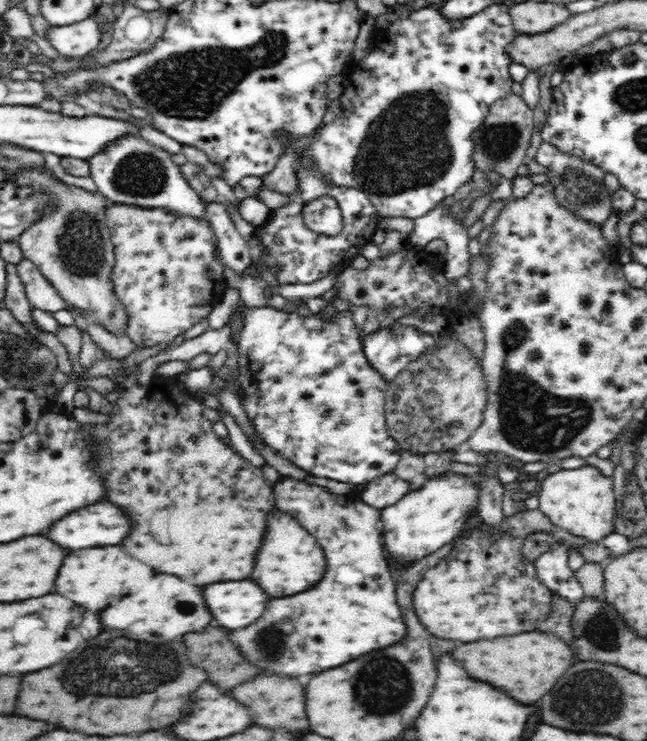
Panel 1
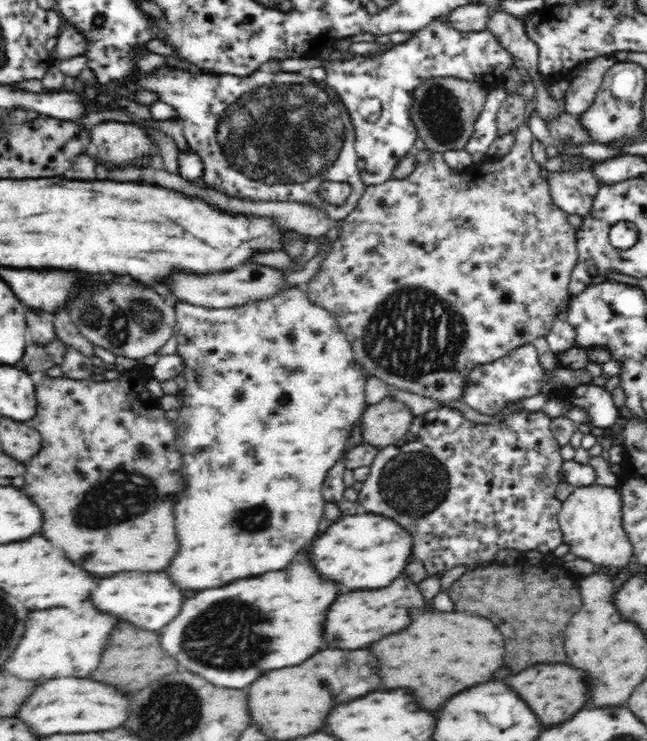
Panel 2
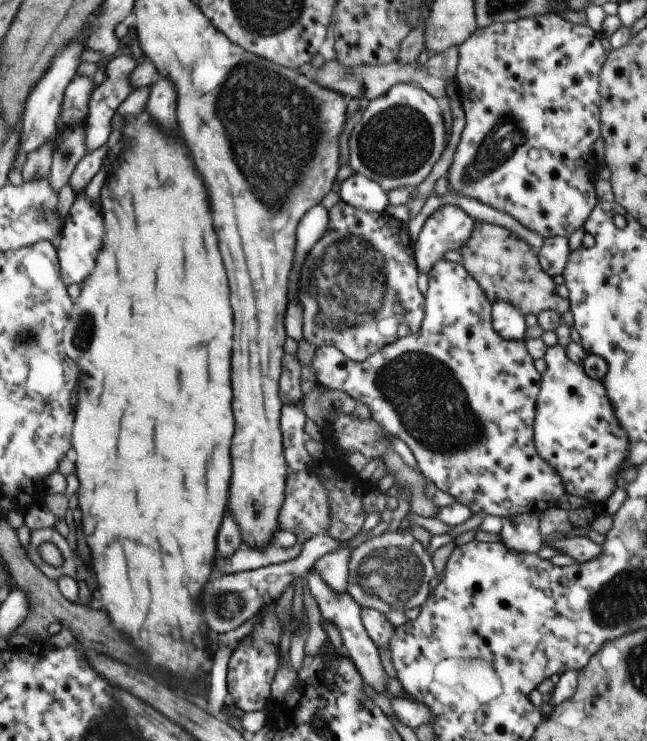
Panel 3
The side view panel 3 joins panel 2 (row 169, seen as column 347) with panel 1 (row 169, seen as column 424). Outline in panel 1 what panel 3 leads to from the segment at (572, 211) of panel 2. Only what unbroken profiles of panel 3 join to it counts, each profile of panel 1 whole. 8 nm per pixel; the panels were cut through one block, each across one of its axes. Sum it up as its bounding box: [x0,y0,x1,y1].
[512,142,616,230]

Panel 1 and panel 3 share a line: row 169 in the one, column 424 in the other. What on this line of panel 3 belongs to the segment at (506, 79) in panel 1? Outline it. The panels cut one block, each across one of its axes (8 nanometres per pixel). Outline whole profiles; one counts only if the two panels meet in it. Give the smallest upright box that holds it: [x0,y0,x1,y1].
[309,259,564,520]

